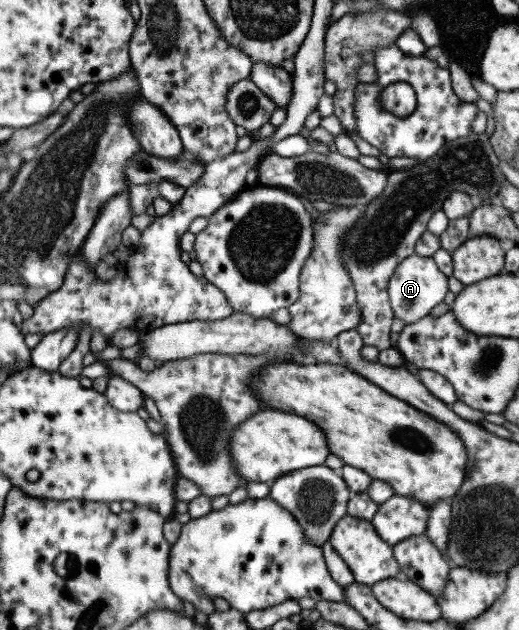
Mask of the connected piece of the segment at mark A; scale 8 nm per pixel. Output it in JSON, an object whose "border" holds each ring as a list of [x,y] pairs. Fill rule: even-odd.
{"border":[[[415,254],[403,258],[388,280],[388,302],[393,316],[403,320],[405,325],[429,315],[431,309],[443,301],[447,291],[447,276],[439,272],[432,258]]]}

